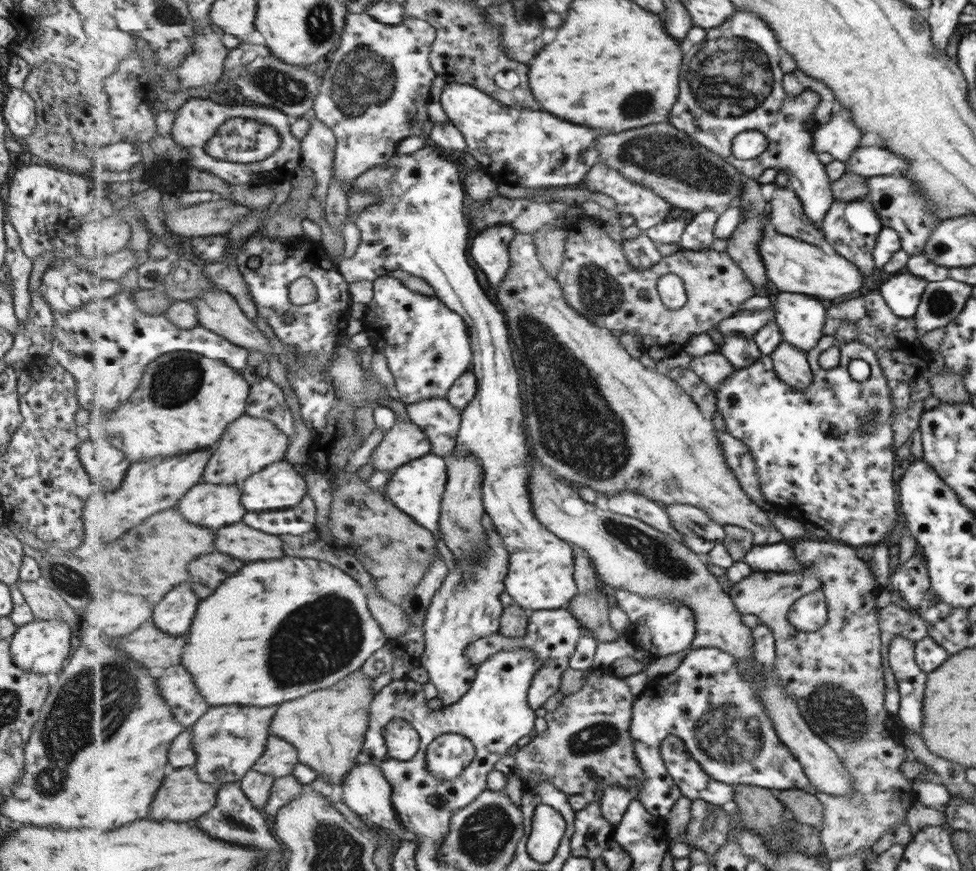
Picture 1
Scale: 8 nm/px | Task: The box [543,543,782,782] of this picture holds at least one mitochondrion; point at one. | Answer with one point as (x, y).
(727, 735)

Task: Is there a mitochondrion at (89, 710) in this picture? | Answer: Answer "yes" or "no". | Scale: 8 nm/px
yes

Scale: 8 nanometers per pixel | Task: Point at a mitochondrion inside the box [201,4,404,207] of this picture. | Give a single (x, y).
(363, 81)

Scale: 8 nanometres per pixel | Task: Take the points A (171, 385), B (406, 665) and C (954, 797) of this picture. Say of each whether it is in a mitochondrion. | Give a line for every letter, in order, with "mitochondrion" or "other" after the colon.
A: mitochondrion
B: other
C: other

